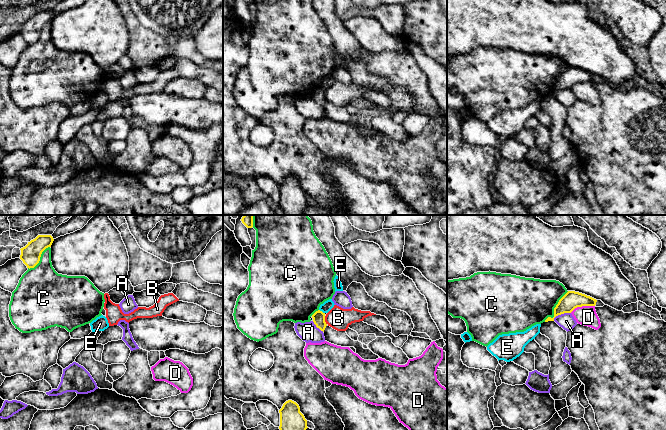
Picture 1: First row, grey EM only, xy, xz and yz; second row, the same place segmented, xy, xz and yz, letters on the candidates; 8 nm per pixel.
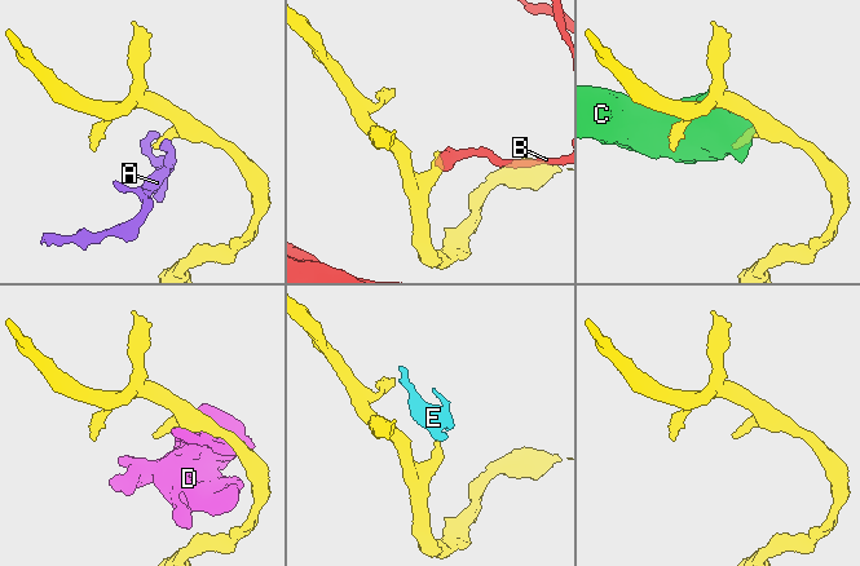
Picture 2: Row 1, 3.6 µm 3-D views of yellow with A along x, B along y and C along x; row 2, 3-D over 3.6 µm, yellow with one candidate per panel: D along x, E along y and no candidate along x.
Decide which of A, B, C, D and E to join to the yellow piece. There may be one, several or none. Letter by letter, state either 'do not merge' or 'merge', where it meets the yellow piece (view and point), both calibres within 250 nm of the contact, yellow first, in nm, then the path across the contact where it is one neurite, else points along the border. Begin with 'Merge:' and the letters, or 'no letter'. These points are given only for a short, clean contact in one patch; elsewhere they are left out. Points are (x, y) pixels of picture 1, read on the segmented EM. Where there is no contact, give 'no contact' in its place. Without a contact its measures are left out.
Merge: no letter
A: do not merge; contact yz (561, 313); calibres 140 and 120 nm; border yz (570, 312), (558, 314), (553, 320)
B: do not merge; contact xz (324, 320); calibres 100 and 180 nm; border xz (324, 316), (326, 324)
C: do not merge; contact yz (554, 308); calibres 140 and 400 nm
D: do not merge; contact yz (582, 305); calibres 140 and 160 nm; border yz (594, 305), (577, 306), (570, 312)
E: do not merge; contact xz (321, 311); calibres 100 and 80 nm; border xz (319, 309), (324, 313)

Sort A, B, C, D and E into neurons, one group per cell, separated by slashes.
A / B / C / D / E

